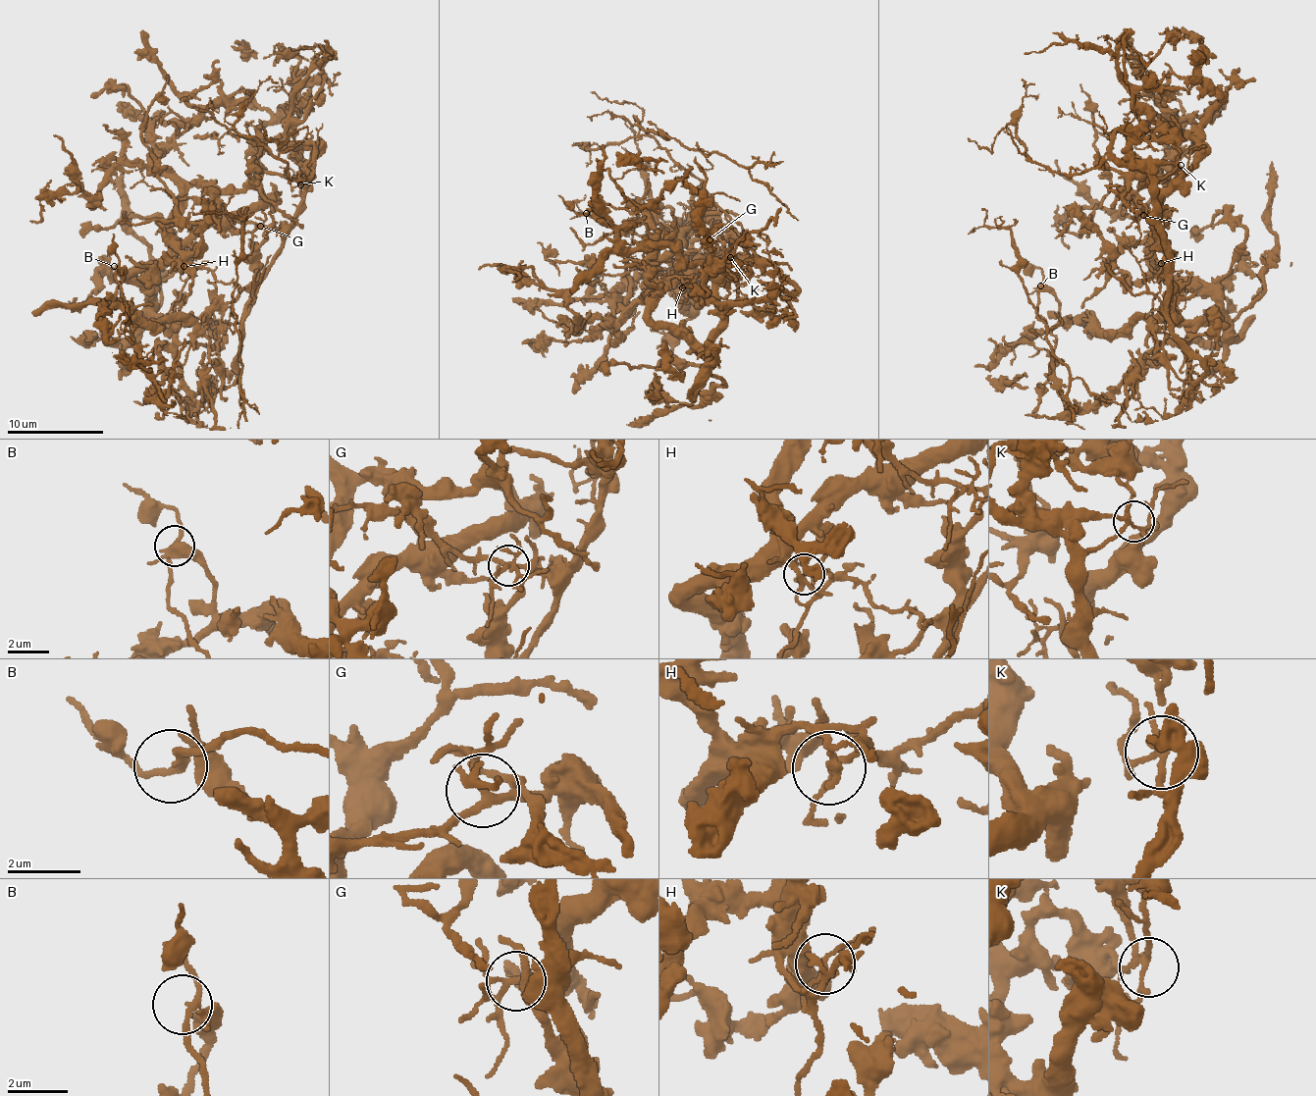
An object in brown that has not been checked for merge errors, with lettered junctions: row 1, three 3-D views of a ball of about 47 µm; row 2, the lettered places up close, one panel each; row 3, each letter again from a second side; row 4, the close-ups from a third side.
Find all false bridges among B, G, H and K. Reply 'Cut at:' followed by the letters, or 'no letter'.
Cut at: no letter

